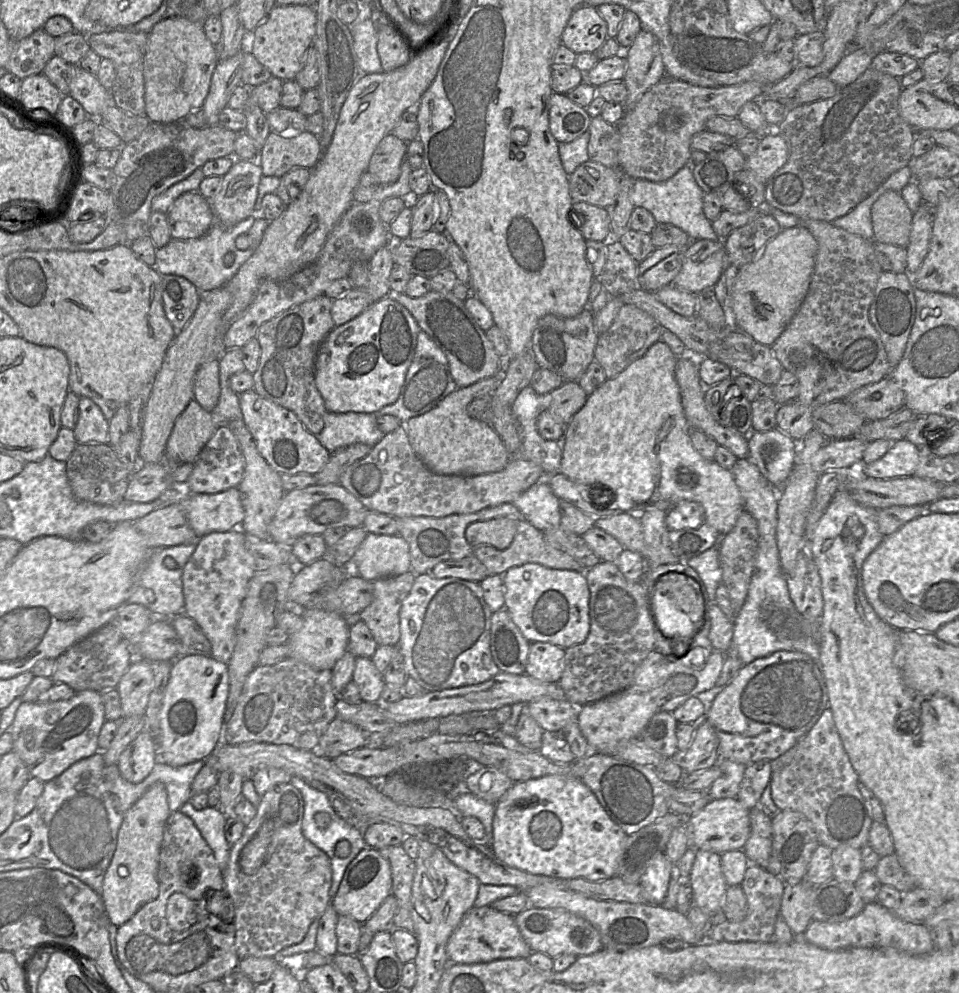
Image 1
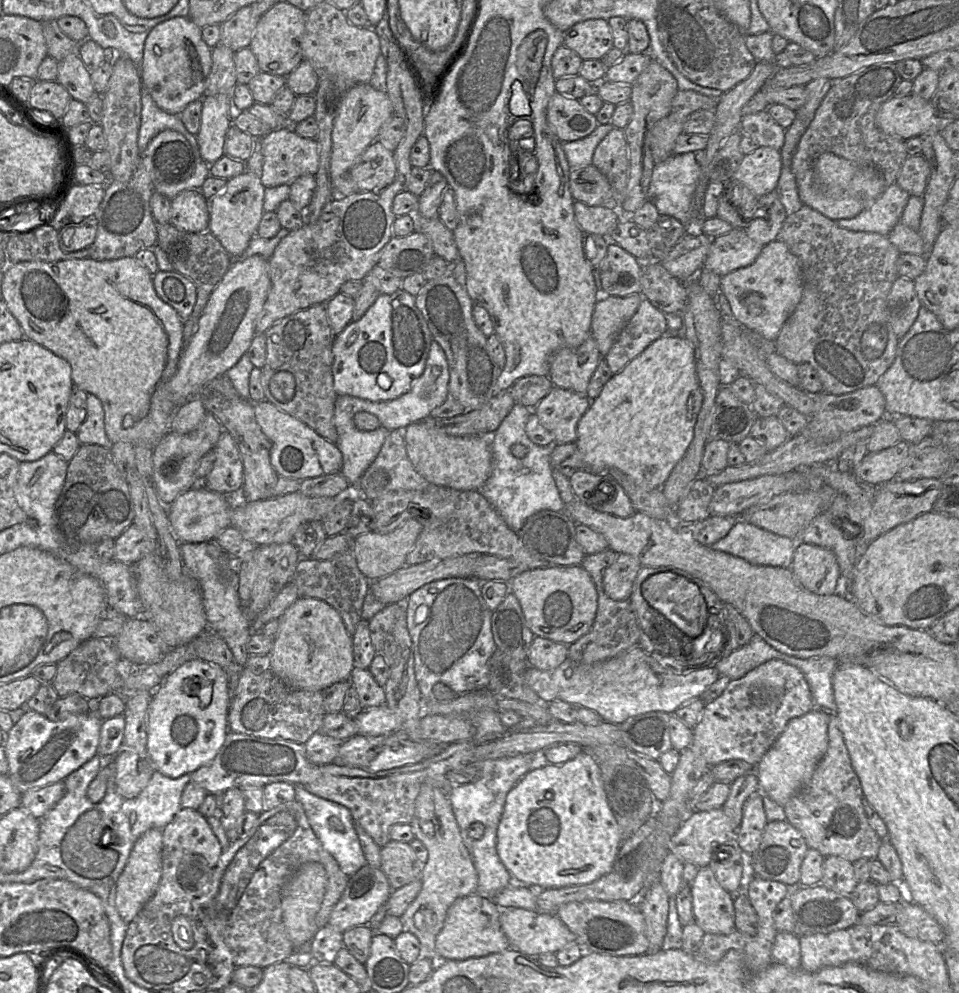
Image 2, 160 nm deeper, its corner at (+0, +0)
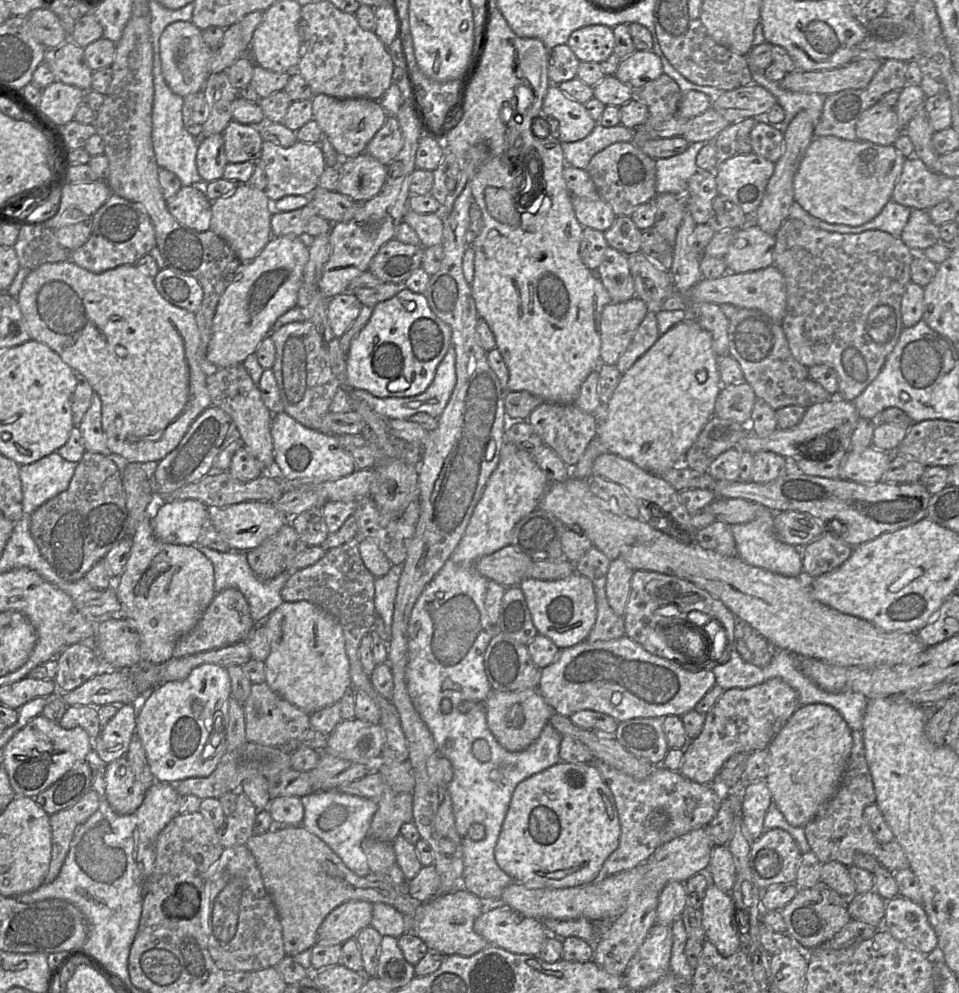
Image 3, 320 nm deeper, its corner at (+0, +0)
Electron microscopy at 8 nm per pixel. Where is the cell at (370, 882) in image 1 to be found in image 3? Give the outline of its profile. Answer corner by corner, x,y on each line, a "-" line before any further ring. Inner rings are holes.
362,900
347,901
333,909
317,932
317,943
343,944
355,939
364,928
371,926
373,904

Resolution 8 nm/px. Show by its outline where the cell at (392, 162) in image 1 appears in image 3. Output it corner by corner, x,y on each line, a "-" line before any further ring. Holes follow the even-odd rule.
363,152
351,158
342,158
336,191
364,203
380,192
386,177
387,166

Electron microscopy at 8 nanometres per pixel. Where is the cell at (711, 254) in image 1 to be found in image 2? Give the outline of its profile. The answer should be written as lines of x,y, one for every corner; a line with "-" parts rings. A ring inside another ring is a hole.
733,228
728,233
711,240
703,268
722,277
751,265
762,249
763,245
752,240
744,228

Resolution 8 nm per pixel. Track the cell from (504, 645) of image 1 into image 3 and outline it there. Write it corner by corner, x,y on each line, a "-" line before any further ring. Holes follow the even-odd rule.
519,586
506,589
502,598
497,630
524,645
529,645
538,635
524,593

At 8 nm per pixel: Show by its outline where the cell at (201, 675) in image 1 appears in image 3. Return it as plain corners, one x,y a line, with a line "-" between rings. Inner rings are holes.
206,663
181,681
167,681
152,689
139,703
135,735
141,740
155,781
178,783
186,778
207,777
227,751
228,709
231,681
227,667

